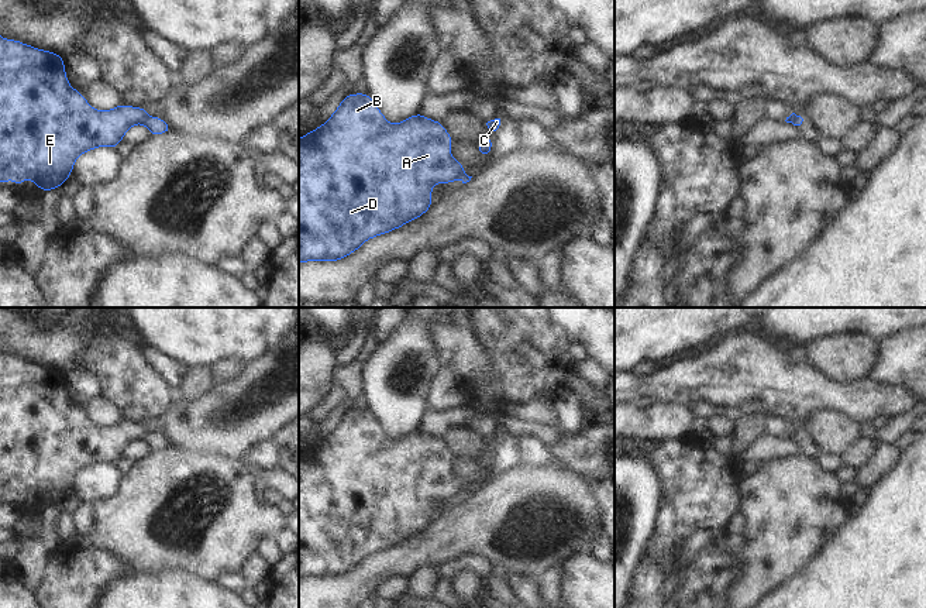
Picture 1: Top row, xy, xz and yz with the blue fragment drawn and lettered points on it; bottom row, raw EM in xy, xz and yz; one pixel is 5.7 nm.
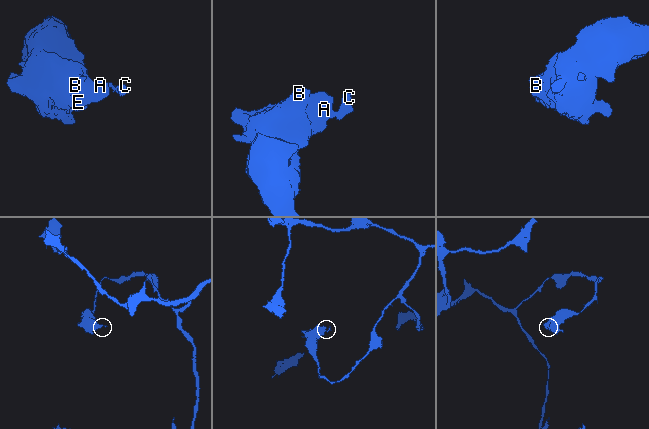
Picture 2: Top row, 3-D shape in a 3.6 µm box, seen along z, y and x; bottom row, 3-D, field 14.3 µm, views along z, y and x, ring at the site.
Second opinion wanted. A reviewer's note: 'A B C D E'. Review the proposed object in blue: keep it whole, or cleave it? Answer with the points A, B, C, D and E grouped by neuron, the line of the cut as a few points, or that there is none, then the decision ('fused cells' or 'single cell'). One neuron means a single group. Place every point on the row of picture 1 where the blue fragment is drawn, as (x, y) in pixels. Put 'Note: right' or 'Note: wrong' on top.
Note: wrong
A B D E / C | xy (145, 114), (140, 122) | fused cells

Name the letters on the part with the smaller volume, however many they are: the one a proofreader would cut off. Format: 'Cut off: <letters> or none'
Cut off: C

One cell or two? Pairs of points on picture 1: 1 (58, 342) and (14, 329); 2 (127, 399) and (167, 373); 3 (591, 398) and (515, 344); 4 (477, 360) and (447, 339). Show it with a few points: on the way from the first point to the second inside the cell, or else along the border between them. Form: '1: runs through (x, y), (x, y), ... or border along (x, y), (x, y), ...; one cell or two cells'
1: runs through (47, 342), (34, 340), (26, 333); one cell
2: border along (140, 350), (145, 363), (175, 394); two cells
3: runs through (572, 380), (554, 368), (540, 366), (533, 359); one cell
4: runs through (470, 360), (454, 344); one cell

